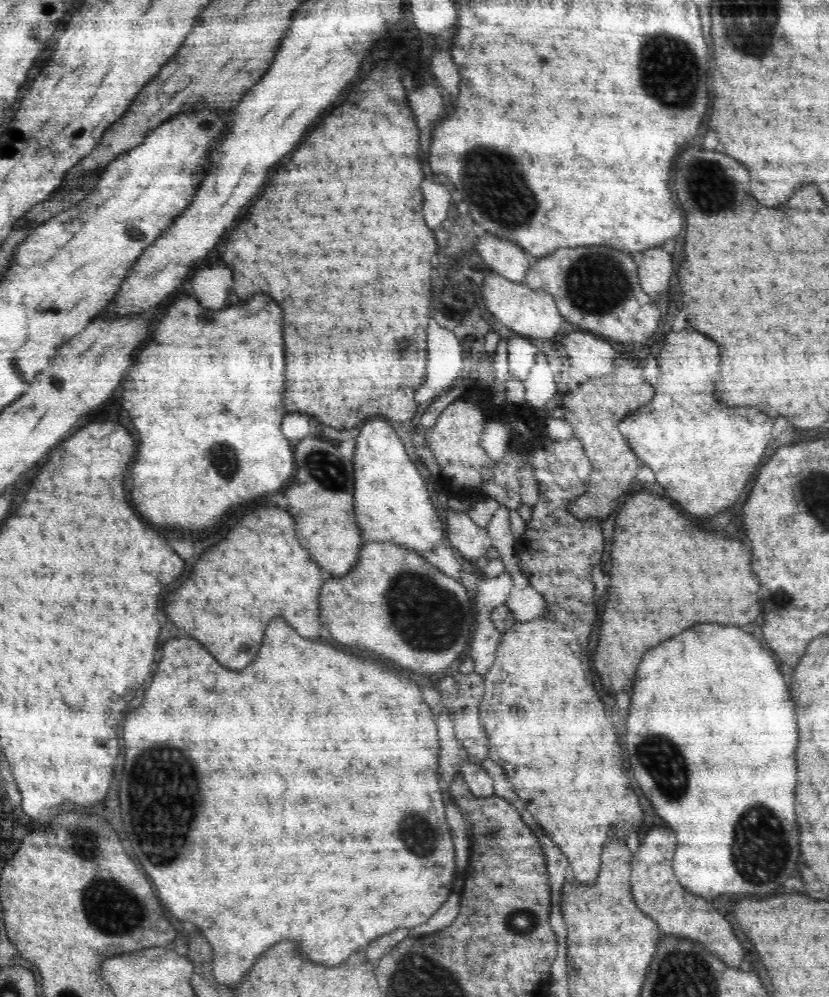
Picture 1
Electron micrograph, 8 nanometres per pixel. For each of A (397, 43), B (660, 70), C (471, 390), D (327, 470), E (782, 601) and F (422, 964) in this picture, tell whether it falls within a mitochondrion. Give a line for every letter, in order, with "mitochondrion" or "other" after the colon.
A: other
B: mitochondrion
C: other
D: mitochondrion
E: mitochondrion
F: mitochondrion

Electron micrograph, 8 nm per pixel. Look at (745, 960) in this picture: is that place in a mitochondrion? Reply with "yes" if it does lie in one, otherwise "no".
no

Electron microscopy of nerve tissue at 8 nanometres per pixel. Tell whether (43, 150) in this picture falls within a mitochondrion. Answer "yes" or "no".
yes

